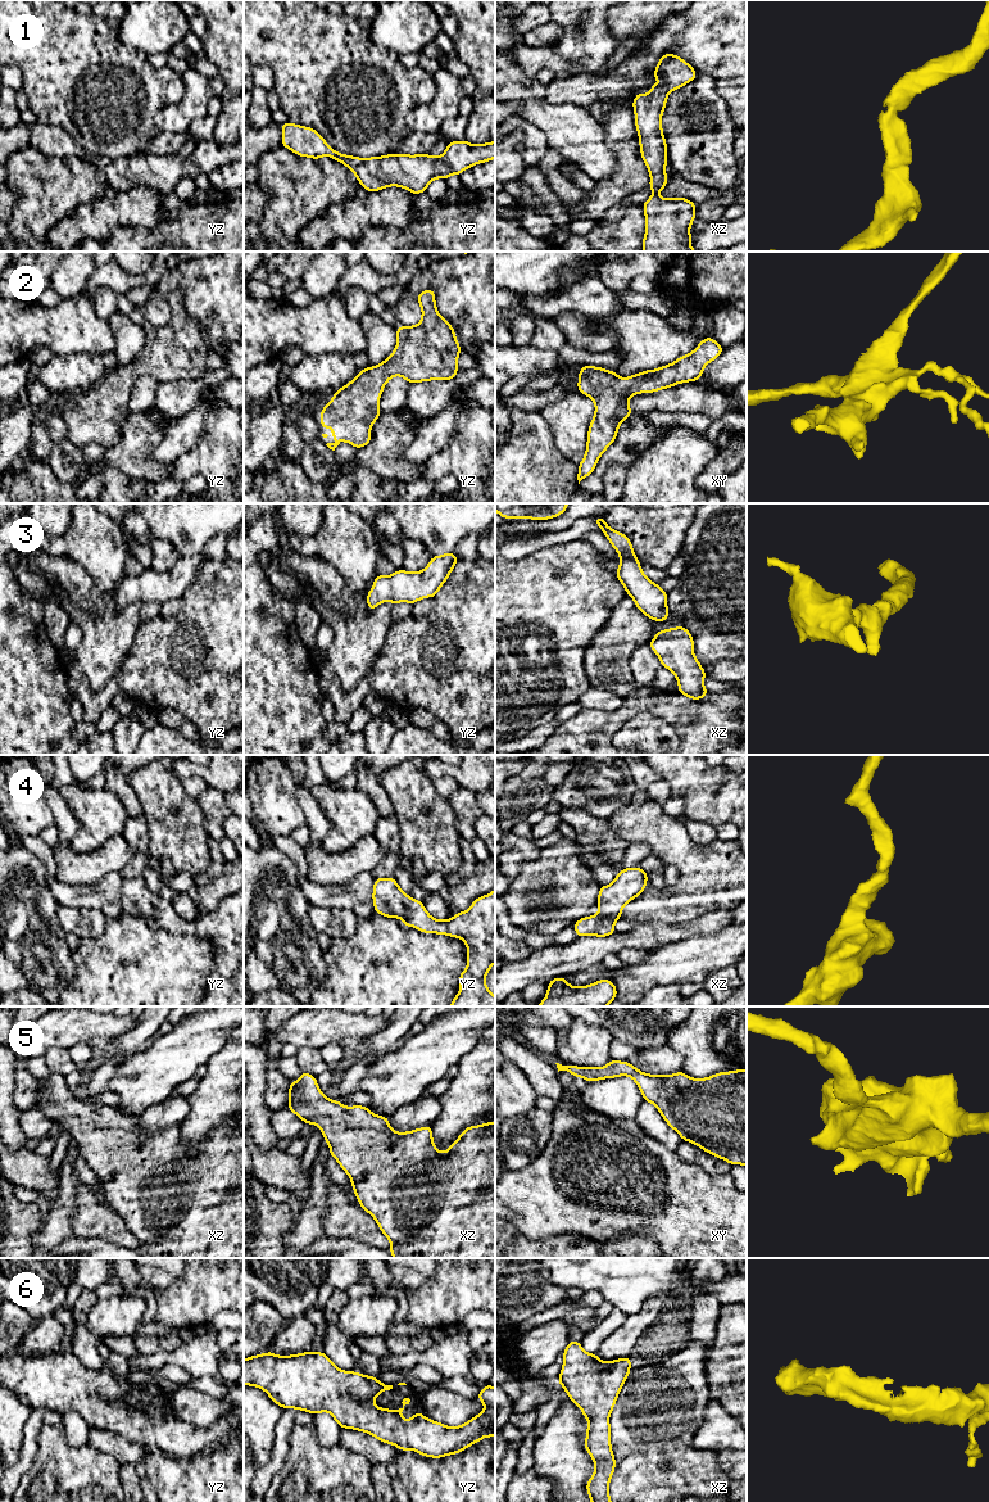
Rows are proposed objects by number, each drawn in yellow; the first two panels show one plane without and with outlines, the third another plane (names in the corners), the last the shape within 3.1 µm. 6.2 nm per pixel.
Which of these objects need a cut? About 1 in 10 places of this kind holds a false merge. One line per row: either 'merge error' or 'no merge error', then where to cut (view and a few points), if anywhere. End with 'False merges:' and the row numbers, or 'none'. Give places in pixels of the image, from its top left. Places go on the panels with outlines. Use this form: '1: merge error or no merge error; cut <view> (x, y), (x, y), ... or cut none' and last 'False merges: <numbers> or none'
1: no merge error; cut none
2: no merge error; cut none
3: no merge error; cut none
4: no merge error; cut none
5: no merge error; cut none
6: no merge error; cut none
False merges: none

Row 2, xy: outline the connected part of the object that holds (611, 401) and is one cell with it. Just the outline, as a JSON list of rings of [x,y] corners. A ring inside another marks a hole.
[[[708,336],[691,353],[673,363],[625,379],[602,367],[582,366],[577,390],[593,399],[595,415],[587,431],[585,457],[579,463],[579,484],[594,471],[600,456],[614,442],[621,422],[635,413],[629,407],[630,397],[700,380],[704,366],[721,356],[723,349]]]

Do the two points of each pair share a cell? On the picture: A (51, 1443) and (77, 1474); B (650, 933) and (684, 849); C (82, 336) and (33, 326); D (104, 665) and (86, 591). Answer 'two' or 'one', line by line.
A: one
B: two
C: one
D: one

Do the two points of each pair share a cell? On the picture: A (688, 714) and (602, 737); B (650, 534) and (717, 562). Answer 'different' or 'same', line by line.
A: same
B: different

